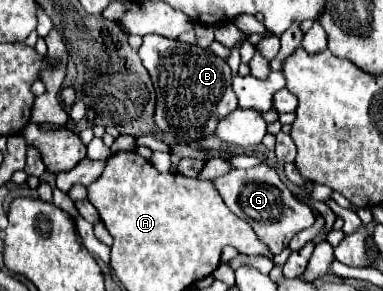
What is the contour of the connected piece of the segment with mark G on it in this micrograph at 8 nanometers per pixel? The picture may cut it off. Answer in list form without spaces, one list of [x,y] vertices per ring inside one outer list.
[[[259,164],[249,170],[231,170],[219,178],[213,178],[211,182],[215,190],[221,194],[221,198],[225,200],[227,208],[235,216],[241,216],[243,220],[247,220],[257,232],[259,240],[265,242],[273,254],[279,254],[283,248],[287,248],[289,240],[297,232],[313,226],[315,222],[311,208],[299,202],[291,194],[291,190],[281,182],[277,172],[267,164]]]

